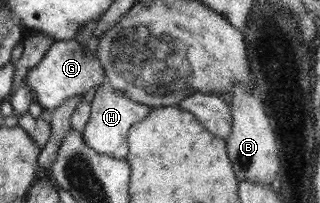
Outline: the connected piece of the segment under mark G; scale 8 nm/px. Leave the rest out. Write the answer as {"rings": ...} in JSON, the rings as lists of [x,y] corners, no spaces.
{"rings":[[[74,38],[70,40],[53,41],[52,46],[46,51],[44,58],[36,67],[30,69],[24,85],[32,87],[35,100],[38,105],[52,110],[60,107],[64,102],[72,98],[83,98],[91,88],[98,87],[106,80],[103,66],[99,63],[93,45],[81,46]]]}

